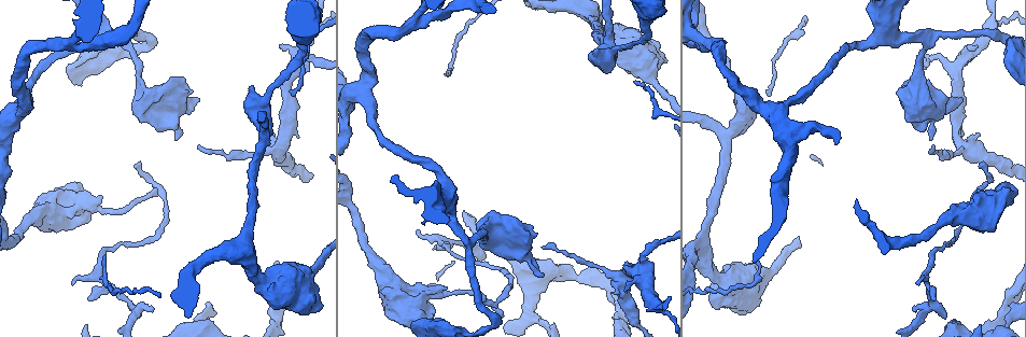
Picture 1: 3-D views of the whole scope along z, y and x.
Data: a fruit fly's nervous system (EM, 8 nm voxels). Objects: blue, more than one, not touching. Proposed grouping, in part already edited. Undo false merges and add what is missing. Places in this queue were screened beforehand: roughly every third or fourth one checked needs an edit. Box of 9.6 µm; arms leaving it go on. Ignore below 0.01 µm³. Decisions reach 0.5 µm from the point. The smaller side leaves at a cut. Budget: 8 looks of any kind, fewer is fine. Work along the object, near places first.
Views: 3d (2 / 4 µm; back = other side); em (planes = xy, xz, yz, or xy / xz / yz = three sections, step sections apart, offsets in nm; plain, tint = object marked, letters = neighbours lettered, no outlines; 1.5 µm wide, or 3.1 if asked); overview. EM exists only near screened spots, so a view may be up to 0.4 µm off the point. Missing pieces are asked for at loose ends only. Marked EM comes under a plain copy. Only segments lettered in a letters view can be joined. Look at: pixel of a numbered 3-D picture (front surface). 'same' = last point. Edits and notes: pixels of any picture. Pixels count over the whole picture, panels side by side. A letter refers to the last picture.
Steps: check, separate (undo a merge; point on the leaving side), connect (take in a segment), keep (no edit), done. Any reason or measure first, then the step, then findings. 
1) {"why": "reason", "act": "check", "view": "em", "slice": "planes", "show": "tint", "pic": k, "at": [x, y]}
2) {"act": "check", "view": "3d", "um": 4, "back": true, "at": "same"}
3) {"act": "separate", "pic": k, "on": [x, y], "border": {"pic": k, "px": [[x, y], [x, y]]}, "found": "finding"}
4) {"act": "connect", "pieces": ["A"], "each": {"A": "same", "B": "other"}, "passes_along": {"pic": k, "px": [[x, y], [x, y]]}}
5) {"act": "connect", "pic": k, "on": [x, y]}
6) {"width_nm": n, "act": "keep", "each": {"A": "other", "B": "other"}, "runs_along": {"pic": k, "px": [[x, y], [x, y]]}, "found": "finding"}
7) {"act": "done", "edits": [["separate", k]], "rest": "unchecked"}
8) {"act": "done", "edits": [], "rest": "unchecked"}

{"why": "tapers out", "act": "check", "view": "em", "slice": "planes", "show": "letters", "pic": 1, "at": [450, 71]}

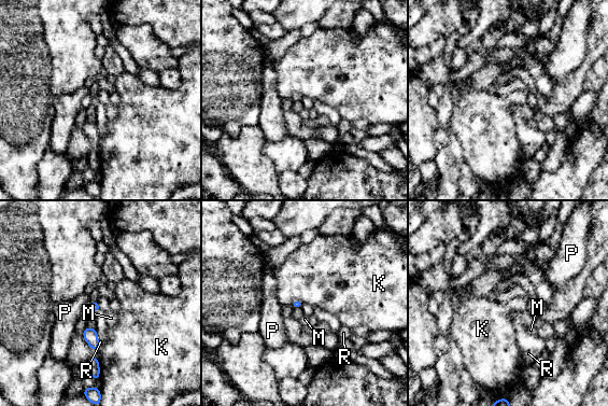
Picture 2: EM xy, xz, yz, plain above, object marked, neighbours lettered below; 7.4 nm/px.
{"act": "keep", "each": {"K": "other", "M": "other", "P": "other", "R": "other"}, "found": "none of them fits"}

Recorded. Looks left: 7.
{"why": "thick turns thin", "act": "check", "view": "em", "slice": "planes", "show": "tint", "pic": 1, "at": [764, 277]}

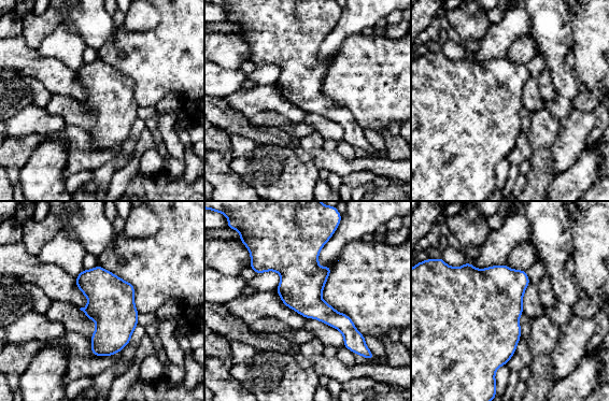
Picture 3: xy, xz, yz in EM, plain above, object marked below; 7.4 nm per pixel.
{"why": "what lies round it", "act": "check", "view": "em", "slice": "planes", "show": "letters", "at": "same"}

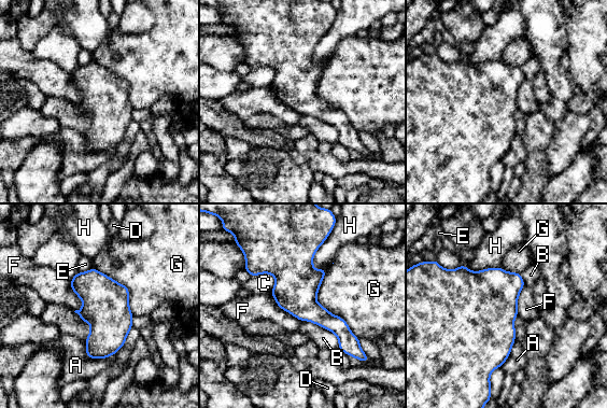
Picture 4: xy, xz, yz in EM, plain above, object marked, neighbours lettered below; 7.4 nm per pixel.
{"width_nm": 360, "act": "keep", "each": {"A": "other", "B": "other", "C": "other", "D": "other", "E": "other", "F": "other", "G": "other", "H": "other"}, "found": "one neuron here"}

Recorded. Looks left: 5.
{"why": "thin end", "act": "check", "view": "em", "slice": "yz", "step": 8, "show": "letters", "pic": 1, "at": [915, 310]}

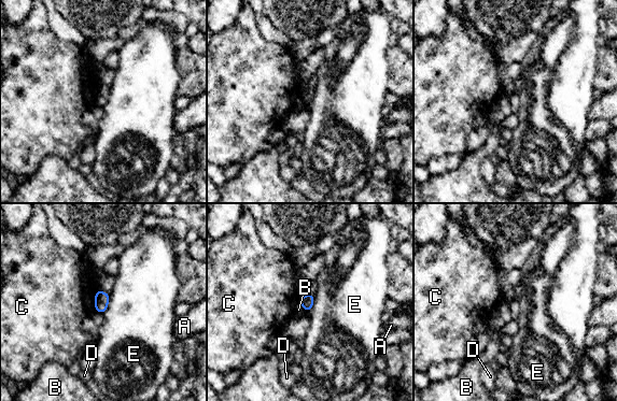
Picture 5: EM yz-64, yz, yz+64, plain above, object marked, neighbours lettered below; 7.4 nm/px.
{"why": "cut it another way", "act": "check", "view": "em", "slice": "planes", "show": "letters", "at": "same"}

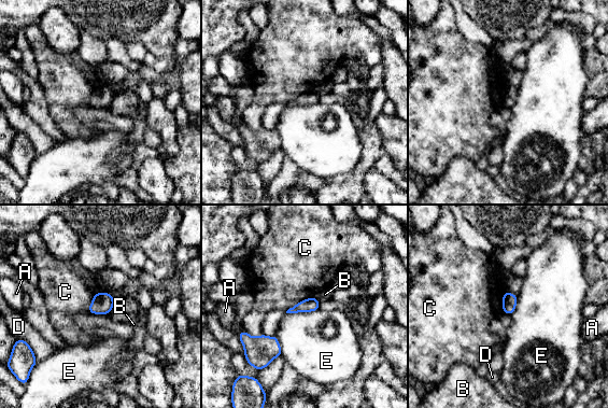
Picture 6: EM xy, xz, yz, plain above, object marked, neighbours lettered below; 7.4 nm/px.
{"act": "keep", "each": {"A": "other", "B": "other", "C": "other", "D": "other", "E": "other"}, "border": {"pic": 6, "px": [[319, 309], [286, 313]]}, "found": "none of them fits"}

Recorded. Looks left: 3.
{"why": "calibre changes", "act": "check", "view": "3d", "um": 2, "pic": 1, "at": [112, 213]}

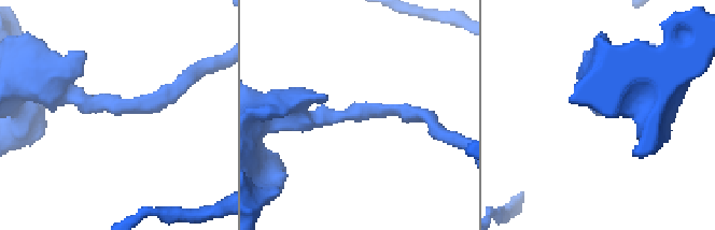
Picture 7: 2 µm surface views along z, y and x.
{"why": "shape alone is not enough", "act": "check", "view": "em", "slice": "planes", "show": "letters", "pic": 7, "at": [112, 103]}

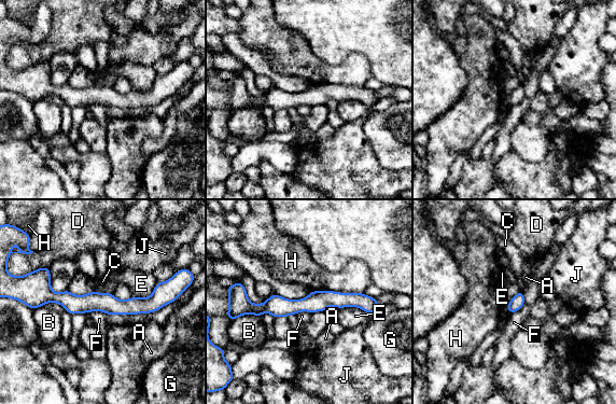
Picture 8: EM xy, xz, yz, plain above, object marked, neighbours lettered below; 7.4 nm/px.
{"width_nm": 100, "act": "keep", "each": {"A": "other", "B": "other", "C": "other", "D": "other", "E": "other", "F": "other", "G": "other", "H": "other", "J": "other"}, "runs_along": {"pic": 8, "px": [[244, 297], [252, 307], [374, 306]]}, "found": "continuous, no second neuron"}

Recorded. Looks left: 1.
{"act": "done", "edits": [], "rest": "unchecked"}

